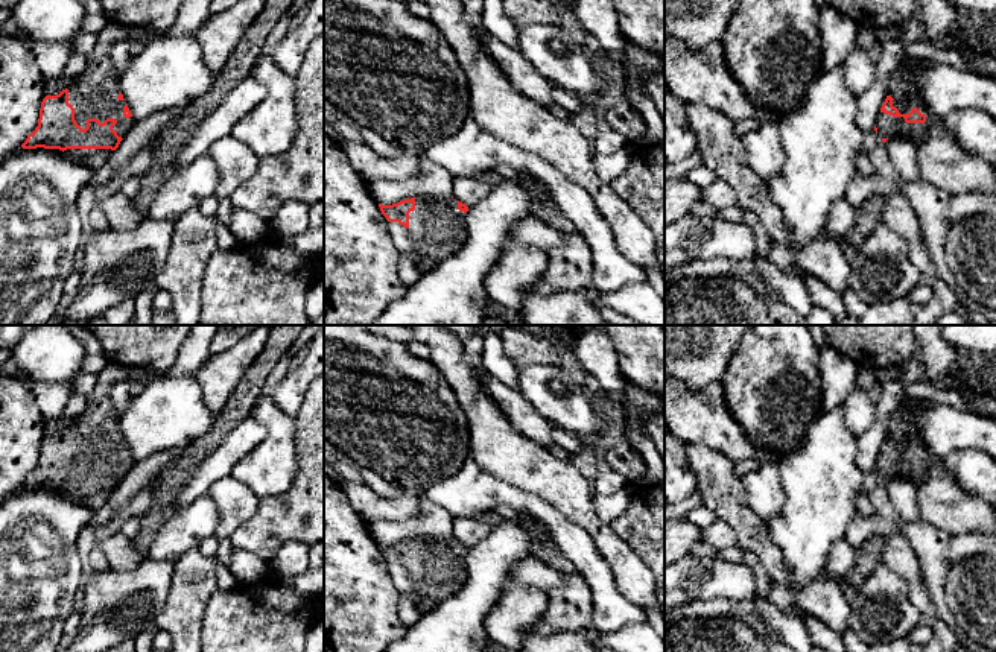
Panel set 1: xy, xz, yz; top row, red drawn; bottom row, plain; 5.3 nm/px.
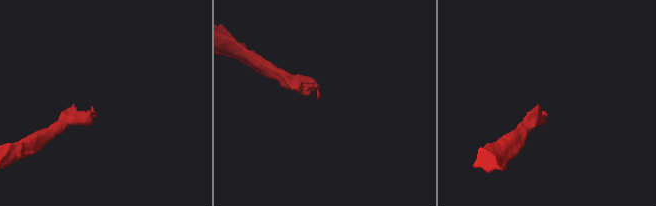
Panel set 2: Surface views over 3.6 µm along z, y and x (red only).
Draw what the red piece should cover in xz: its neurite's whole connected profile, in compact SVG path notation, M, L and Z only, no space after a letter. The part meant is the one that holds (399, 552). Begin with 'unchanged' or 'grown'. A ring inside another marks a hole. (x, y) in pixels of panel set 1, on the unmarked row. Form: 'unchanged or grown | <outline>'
grown | M453 536L411 538L392 546L379 544L388 562L403 565L415 585L421 603L439 603L456 594L465 579L465 553L468 547Z

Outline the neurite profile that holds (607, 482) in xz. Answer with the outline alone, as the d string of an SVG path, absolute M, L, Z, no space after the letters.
M602 467L593 480L593 492L601 495L616 494L617 491L630 488L630 480L607 467Z

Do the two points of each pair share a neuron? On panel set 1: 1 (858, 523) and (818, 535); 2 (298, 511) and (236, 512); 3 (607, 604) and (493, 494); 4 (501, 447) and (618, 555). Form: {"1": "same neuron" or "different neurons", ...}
{"1": "different neurons", "2": "different neurons", "3": "same neuron", "4": "same neuron"}

